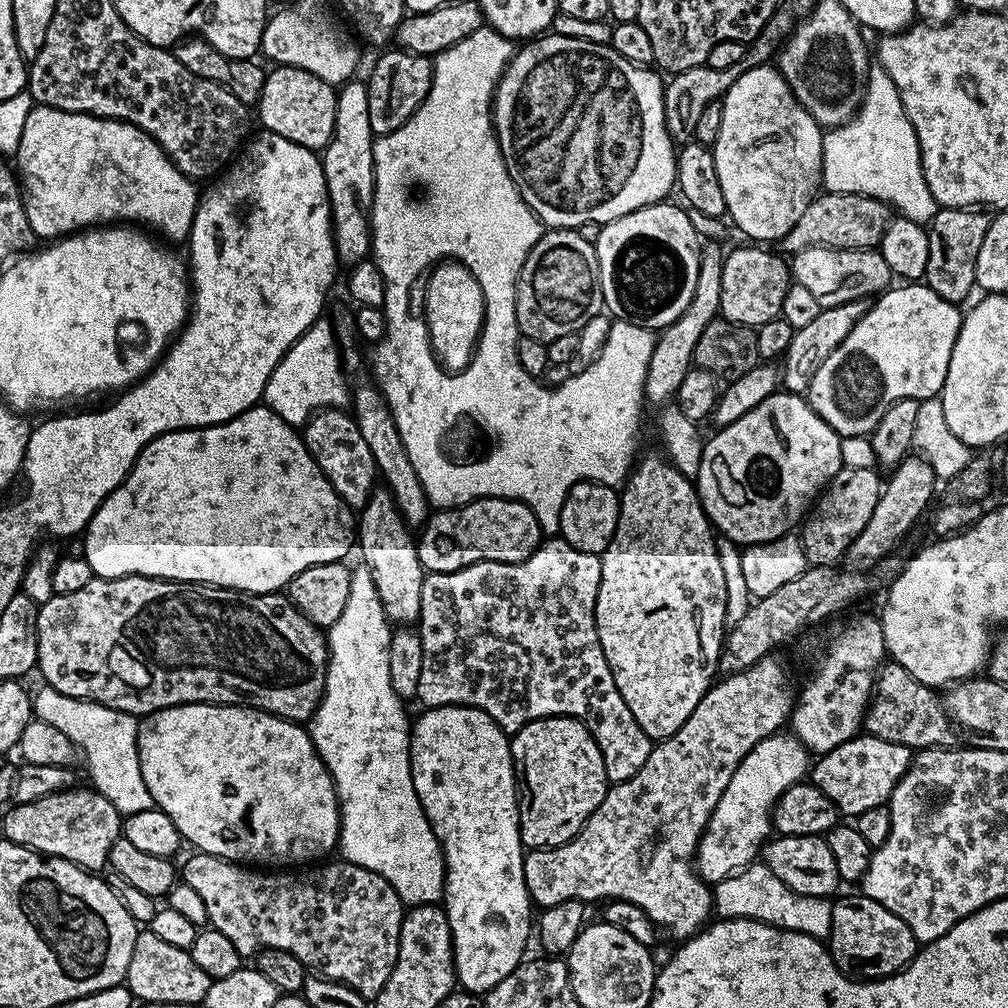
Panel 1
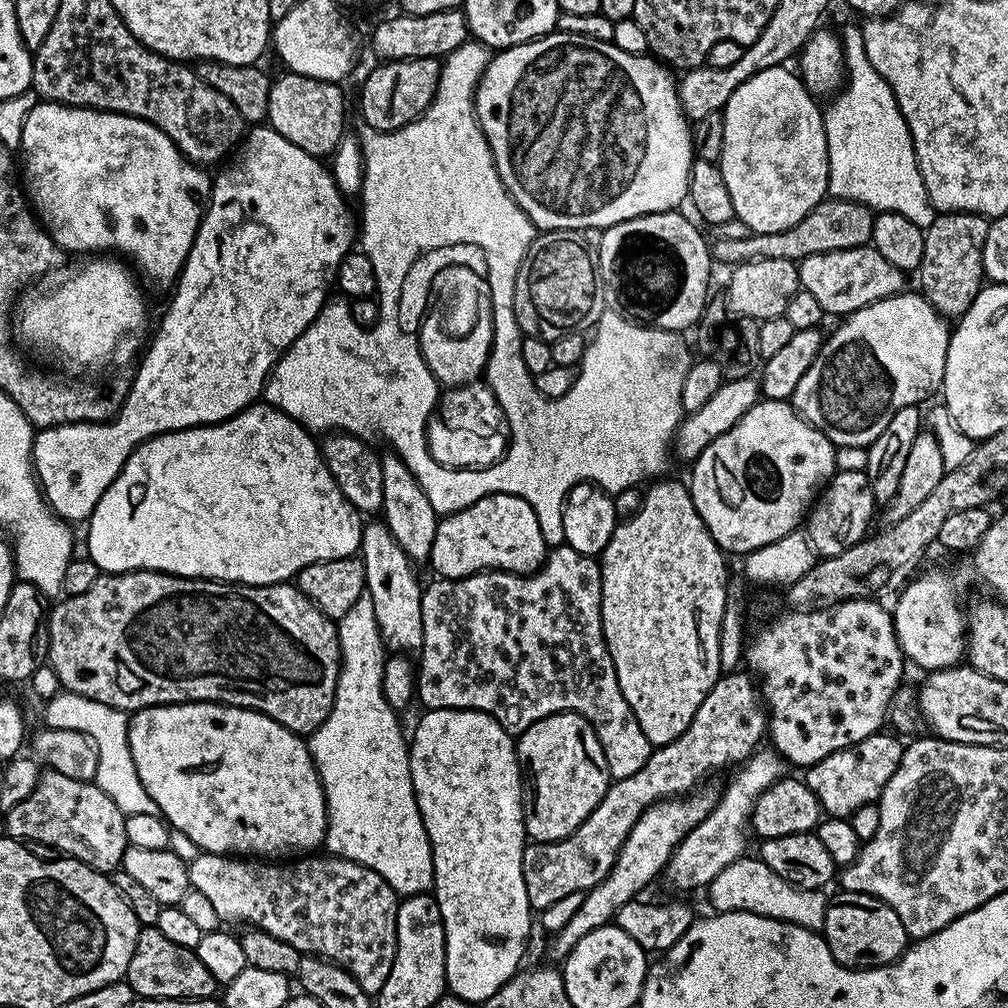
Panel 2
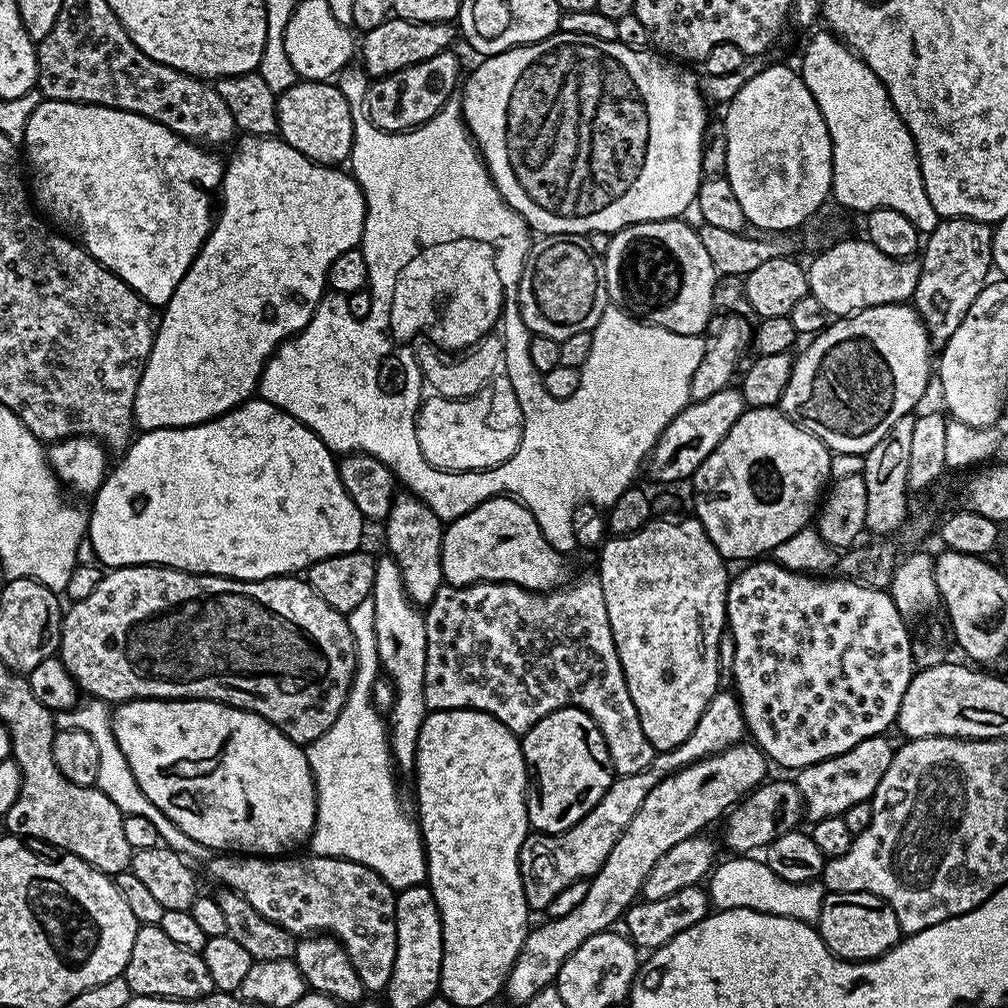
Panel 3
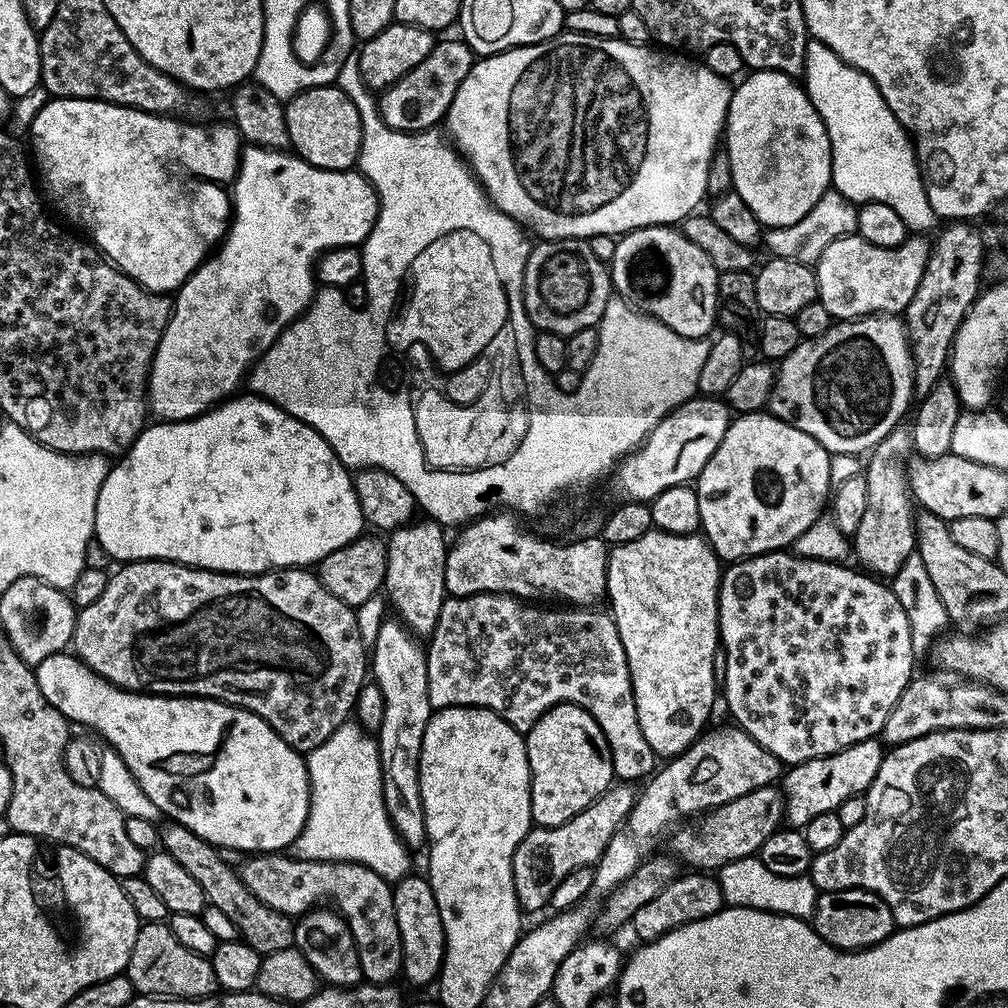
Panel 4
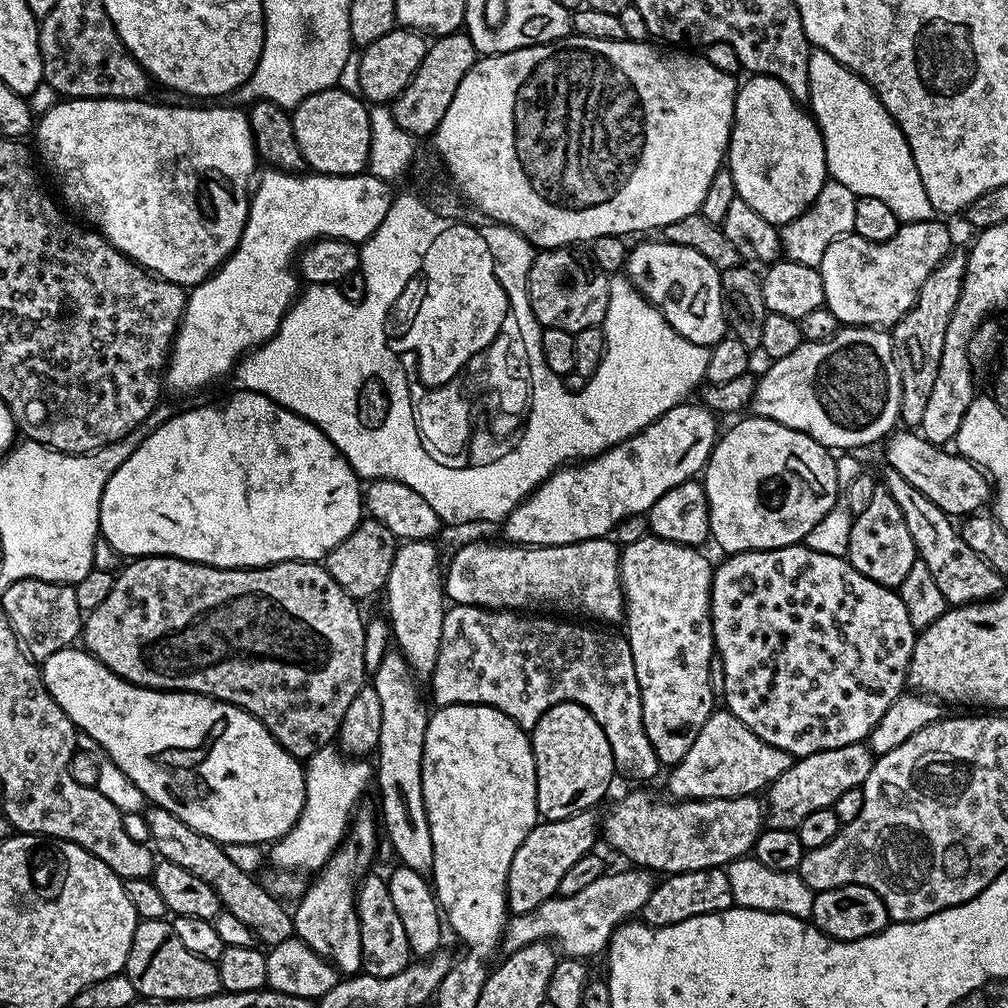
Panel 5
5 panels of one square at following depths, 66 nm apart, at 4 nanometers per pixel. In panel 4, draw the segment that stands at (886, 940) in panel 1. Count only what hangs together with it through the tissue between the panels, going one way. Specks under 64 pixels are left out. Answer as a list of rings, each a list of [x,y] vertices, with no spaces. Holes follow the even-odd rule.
[[[847,888],[837,892],[819,893],[810,923],[827,944],[845,950],[869,948],[887,940],[894,931],[890,906],[886,906],[886,902],[882,902],[878,894],[868,892],[865,888]]]

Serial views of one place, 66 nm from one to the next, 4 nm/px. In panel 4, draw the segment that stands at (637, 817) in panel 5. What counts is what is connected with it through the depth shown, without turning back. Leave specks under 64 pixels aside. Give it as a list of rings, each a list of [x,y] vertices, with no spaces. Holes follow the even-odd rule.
[[[779,787],[759,788],[742,798],[734,798],[717,808],[711,808],[687,822],[672,836],[671,855],[677,861],[692,864],[696,870],[719,870],[723,864],[734,862],[738,858],[757,855],[777,829],[785,823],[784,794]]]

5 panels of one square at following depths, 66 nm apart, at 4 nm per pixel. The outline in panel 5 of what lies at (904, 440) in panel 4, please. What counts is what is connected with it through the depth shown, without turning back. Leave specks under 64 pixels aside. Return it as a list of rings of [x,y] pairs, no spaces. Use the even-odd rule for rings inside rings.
[[[877,487],[874,498],[870,498],[870,506],[855,513],[846,559],[854,566],[854,570],[858,570],[858,574],[870,578],[870,582],[878,582],[893,590],[899,589],[914,566],[918,559],[914,538],[910,538],[910,530],[906,530],[906,518],[902,518],[902,510],[898,510],[898,502],[894,502],[887,488]]]

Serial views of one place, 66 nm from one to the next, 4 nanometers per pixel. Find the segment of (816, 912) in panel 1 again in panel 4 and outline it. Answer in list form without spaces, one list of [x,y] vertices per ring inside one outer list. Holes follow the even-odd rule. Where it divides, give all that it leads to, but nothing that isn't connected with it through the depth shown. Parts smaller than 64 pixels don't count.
[[[759,855],[738,858],[734,862],[723,864],[718,870],[718,879],[725,905],[734,908],[776,912],[779,916],[793,916],[799,920],[808,920],[816,908],[818,893],[811,875],[783,877],[782,874],[774,874],[763,864]]]

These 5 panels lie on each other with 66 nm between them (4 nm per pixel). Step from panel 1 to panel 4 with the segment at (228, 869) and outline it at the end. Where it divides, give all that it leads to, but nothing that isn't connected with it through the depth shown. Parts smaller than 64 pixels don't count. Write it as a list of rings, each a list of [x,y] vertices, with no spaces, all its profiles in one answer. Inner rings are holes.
[[[252,854],[247,857],[248,860],[244,865],[239,865],[238,871],[242,882],[246,882],[248,889],[254,893],[262,902],[266,902],[266,906],[270,906],[274,910],[278,910],[283,916],[291,916],[299,918],[305,912],[313,911],[317,906],[323,905],[325,902],[330,902],[331,907],[340,913],[340,917],[348,923],[350,934],[356,943],[358,950],[358,958],[360,959],[360,968],[364,972],[364,980],[369,984],[386,984],[395,981],[401,975],[404,966],[404,955],[402,954],[402,934],[398,934],[398,918],[394,914],[394,894],[392,893],[393,885],[389,881],[383,880],[373,868],[367,868],[365,864],[354,864],[351,862],[333,862],[330,860],[302,860],[293,858],[288,854]]]

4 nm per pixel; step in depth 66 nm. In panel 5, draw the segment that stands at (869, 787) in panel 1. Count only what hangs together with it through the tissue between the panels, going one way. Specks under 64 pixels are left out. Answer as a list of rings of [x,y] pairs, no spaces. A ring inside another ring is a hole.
[[[867,743],[838,746],[809,756],[793,759],[790,770],[782,774],[766,789],[766,824],[769,828],[796,829],[814,810],[833,807],[846,790],[864,785],[870,774],[874,757]]]

